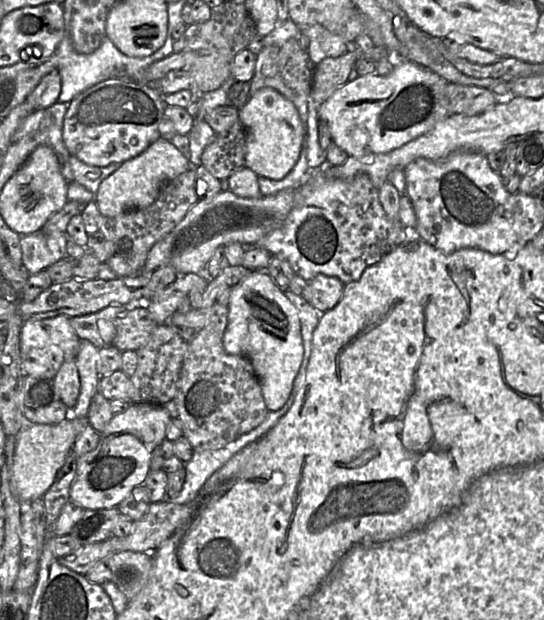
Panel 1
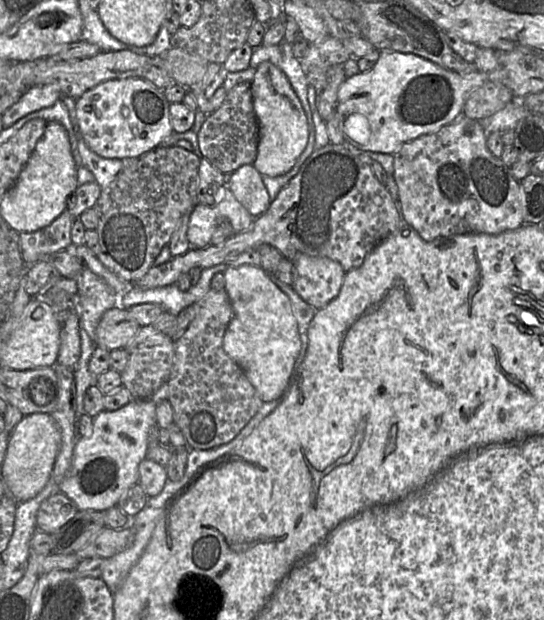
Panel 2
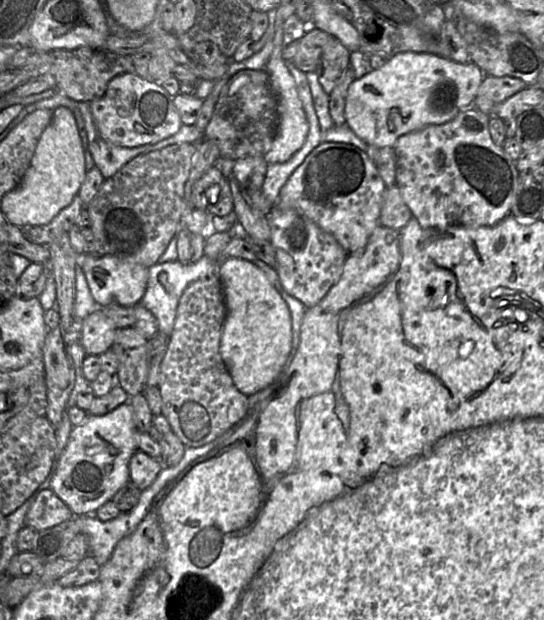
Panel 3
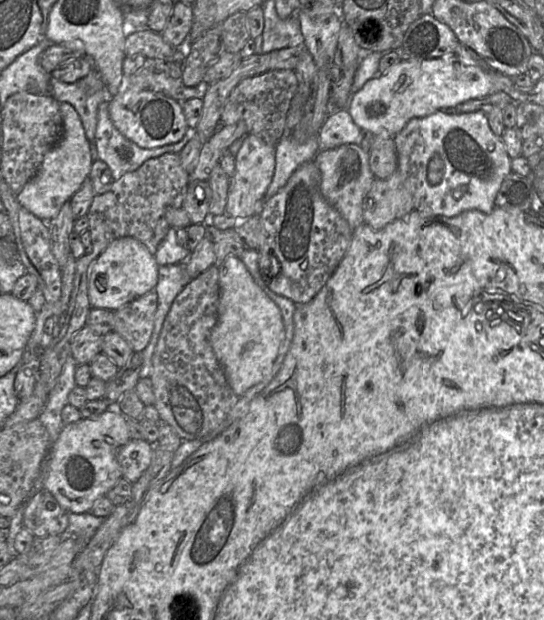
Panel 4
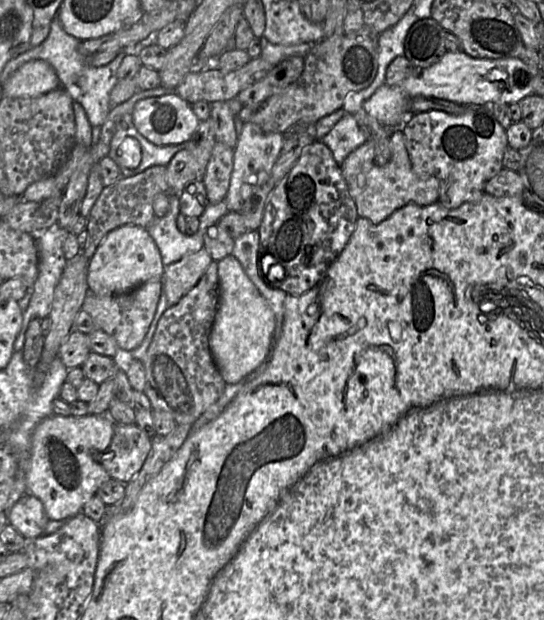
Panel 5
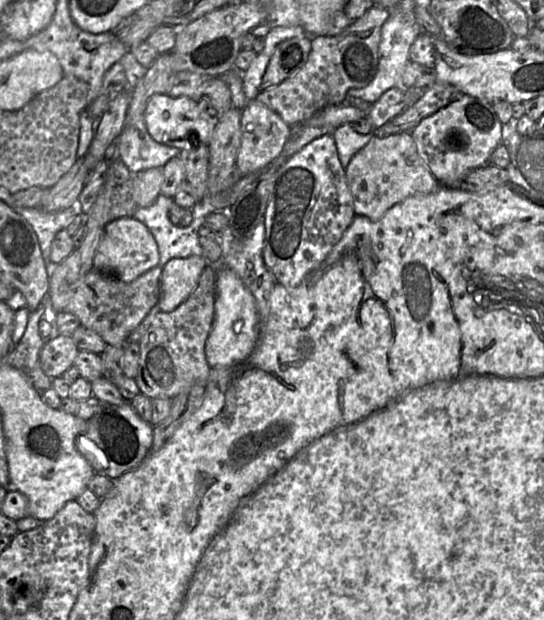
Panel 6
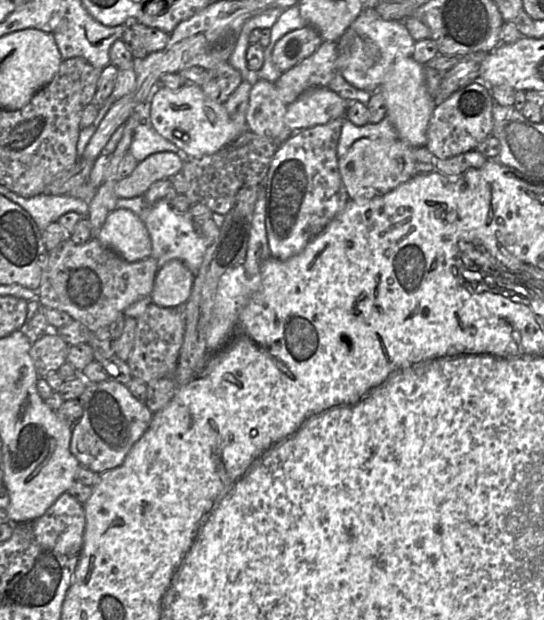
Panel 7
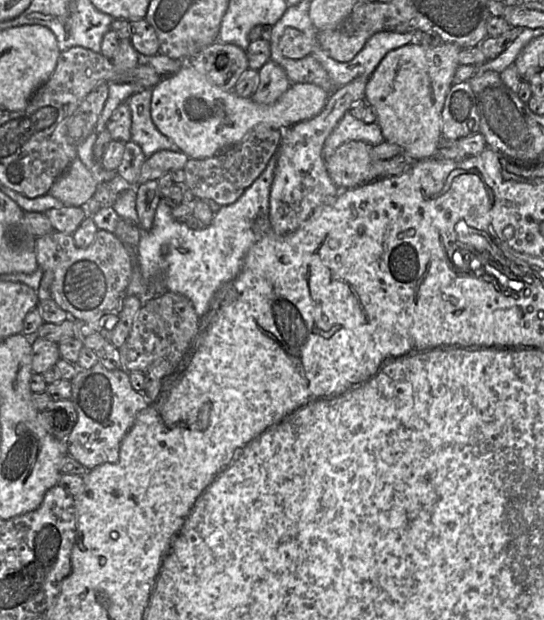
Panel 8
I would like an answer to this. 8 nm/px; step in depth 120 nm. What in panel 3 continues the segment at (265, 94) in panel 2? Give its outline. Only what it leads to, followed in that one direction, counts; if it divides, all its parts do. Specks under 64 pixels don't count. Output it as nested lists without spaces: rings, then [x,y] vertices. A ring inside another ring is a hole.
[[[274,46],[266,63],[265,71],[269,76],[270,86],[278,102],[278,122],[270,150],[264,155],[268,164],[288,161],[304,144],[309,131],[309,124],[299,99],[295,81],[291,76],[285,60],[282,58],[282,46]]]

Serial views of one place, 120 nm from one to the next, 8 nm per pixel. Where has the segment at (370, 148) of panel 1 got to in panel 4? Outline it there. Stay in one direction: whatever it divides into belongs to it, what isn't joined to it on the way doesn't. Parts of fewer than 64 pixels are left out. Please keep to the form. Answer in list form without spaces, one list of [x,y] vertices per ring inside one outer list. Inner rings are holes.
[[[457,54],[444,55],[440,58],[435,58],[435,59],[404,58],[397,64],[393,65],[384,74],[377,75],[376,77],[367,81],[359,91],[357,91],[351,96],[346,106],[346,109],[351,115],[355,124],[361,130],[368,130],[375,136],[380,135],[380,136],[395,137],[406,126],[406,124],[413,118],[425,117],[438,111],[452,111],[453,109],[455,109],[457,106],[459,106],[464,102],[467,102],[472,99],[476,99],[476,98],[482,98],[496,92],[499,92],[499,90],[497,90],[496,87],[491,82],[489,74],[484,69],[482,69],[479,65],[477,65],[476,62],[473,61],[472,59],[462,59]]]

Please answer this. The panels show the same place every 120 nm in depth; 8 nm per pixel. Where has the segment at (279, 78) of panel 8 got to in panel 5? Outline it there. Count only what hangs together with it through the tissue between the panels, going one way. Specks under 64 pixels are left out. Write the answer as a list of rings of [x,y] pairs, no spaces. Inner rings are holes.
[[[246,122],[234,148],[233,170],[224,202],[228,211],[238,212],[256,189],[269,177],[283,147],[283,134],[265,132],[260,126]]]

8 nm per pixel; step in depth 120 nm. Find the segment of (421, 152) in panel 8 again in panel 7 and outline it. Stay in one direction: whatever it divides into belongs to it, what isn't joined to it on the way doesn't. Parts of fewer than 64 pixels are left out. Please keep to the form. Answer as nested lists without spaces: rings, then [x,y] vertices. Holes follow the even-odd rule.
[[[412,56],[395,62],[385,75],[376,92],[383,95],[387,108],[386,117],[403,140],[413,148],[425,147],[427,129],[433,111],[436,108],[434,97],[429,93],[425,79],[425,65],[416,62]]]

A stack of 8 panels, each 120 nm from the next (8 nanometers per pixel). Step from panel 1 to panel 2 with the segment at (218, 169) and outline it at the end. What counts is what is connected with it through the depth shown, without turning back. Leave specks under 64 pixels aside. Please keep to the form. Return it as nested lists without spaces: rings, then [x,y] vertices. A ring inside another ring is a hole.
[[[241,82],[227,91],[223,103],[206,116],[198,132],[200,154],[223,174],[253,164],[258,151],[259,124],[253,107],[251,83]]]

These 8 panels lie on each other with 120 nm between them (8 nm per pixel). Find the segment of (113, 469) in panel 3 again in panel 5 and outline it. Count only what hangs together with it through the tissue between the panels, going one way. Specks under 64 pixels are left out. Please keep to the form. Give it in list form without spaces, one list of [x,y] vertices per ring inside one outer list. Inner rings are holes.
[[[52,414],[36,426],[31,441],[26,486],[28,493],[42,501],[49,519],[68,520],[82,512],[86,502],[111,478],[99,456],[112,441],[114,424],[105,415],[77,417]]]

